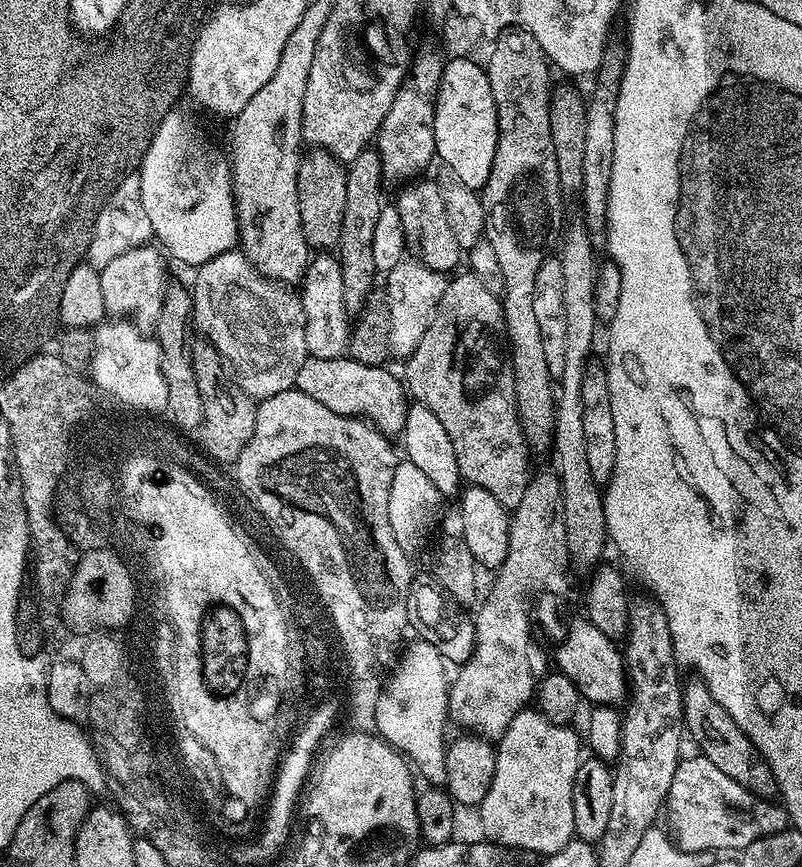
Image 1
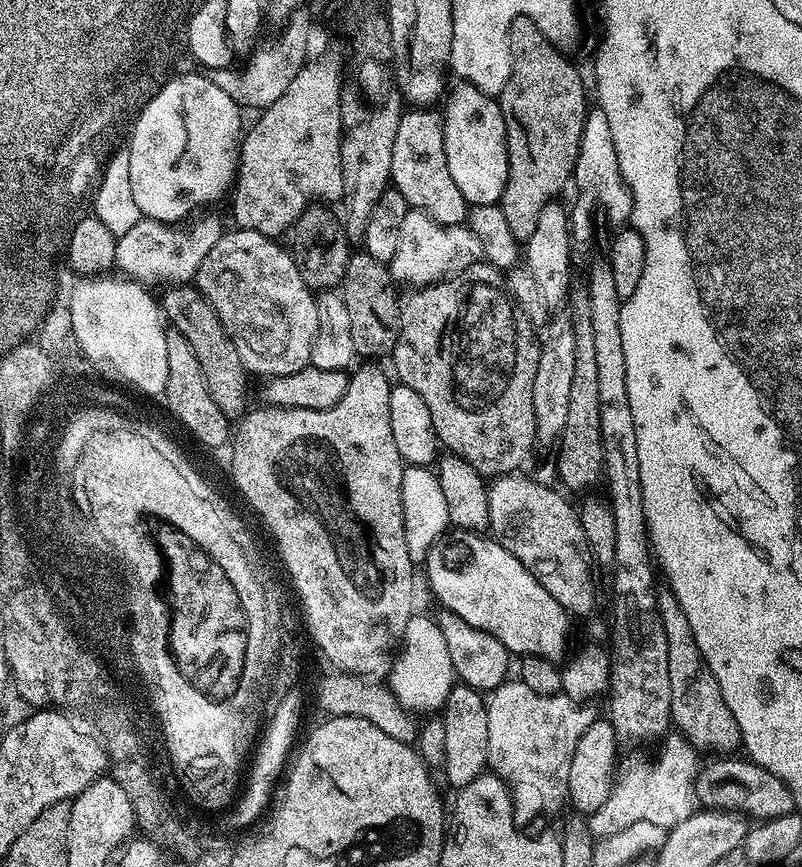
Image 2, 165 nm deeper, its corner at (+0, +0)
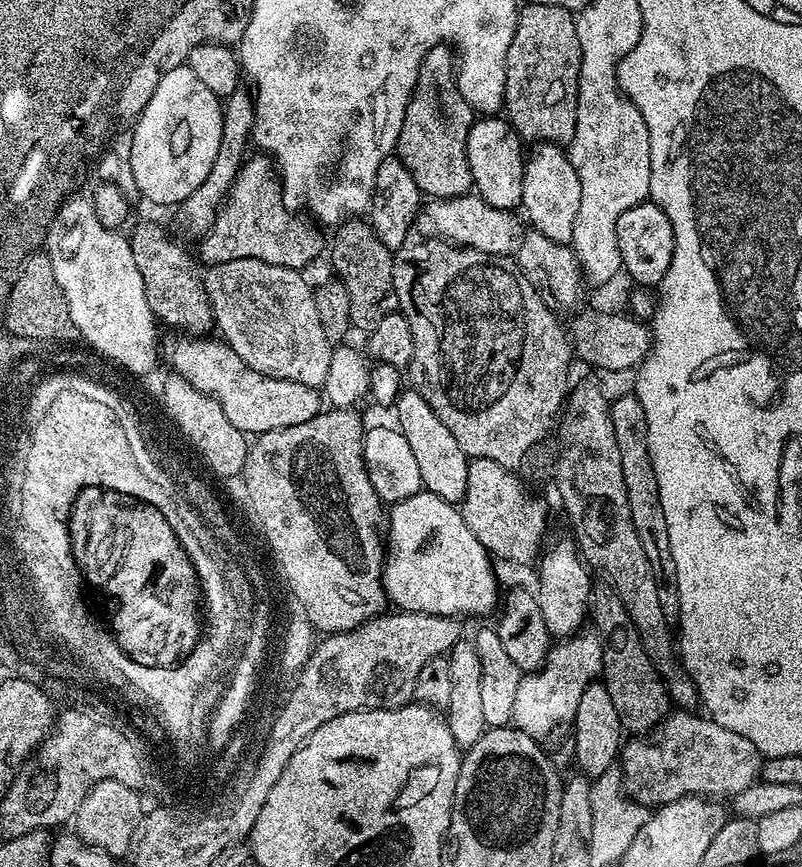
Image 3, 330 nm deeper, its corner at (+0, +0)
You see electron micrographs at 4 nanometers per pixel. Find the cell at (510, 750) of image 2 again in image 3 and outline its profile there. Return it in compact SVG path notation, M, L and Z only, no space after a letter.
M580 630L567 639L553 643L544 665L537 672L521 675L518 682L518 698L514 698L512 724L537 742L559 728L568 728L573 723L578 702L589 684L599 681L604 671L604 651L595 631Z

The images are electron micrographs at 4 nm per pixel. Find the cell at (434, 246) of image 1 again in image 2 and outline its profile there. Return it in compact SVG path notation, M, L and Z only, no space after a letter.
M416 106L405 111L398 122L398 134L394 137L394 158L392 159L392 179L391 183L406 198L409 208L421 208L426 214L430 214L439 224L464 224L467 221L470 205L466 198L462 198L462 190L458 190L454 183L454 177L450 175L450 166L446 166L446 142L444 141L444 117L439 111L434 111L428 106Z

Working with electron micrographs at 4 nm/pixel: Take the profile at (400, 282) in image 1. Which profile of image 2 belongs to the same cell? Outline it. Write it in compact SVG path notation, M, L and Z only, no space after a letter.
M409 208L406 218L402 220L398 250L394 250L390 267L393 280L401 285L423 286L434 284L437 280L447 280L483 260L483 242L471 228L464 224L439 224L421 208Z

